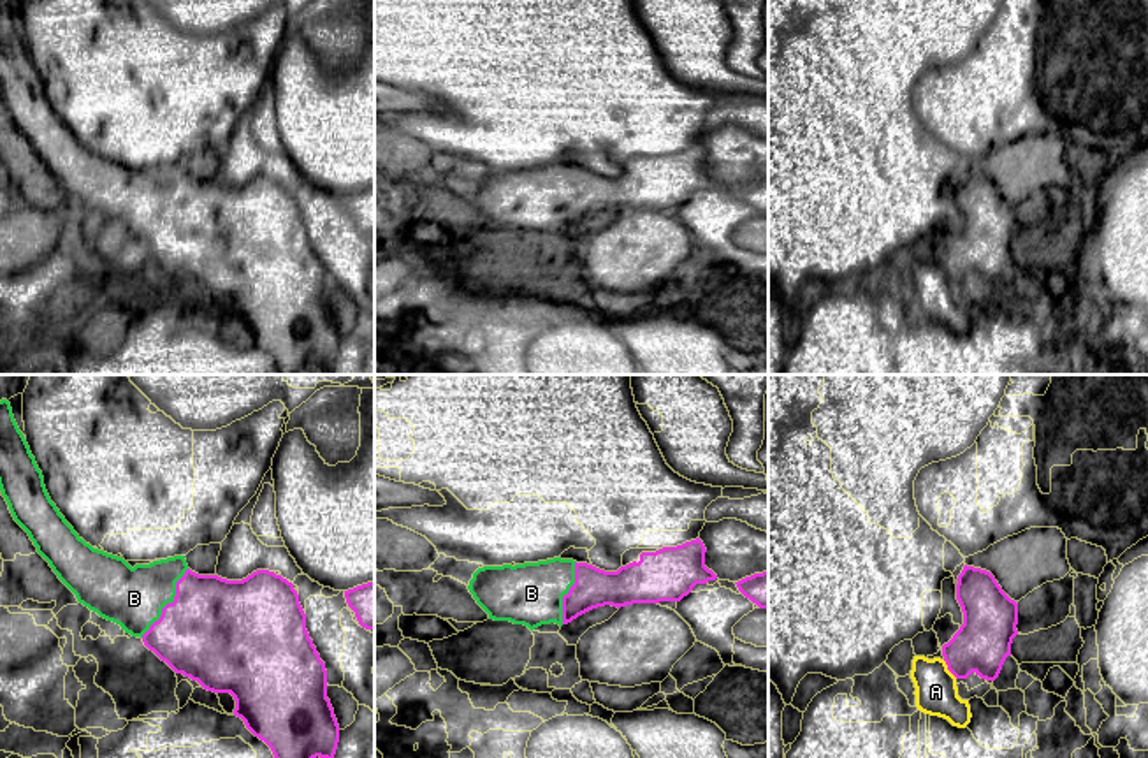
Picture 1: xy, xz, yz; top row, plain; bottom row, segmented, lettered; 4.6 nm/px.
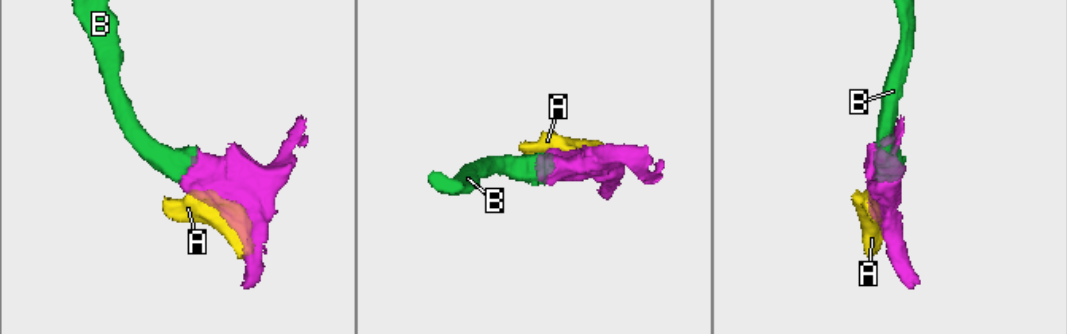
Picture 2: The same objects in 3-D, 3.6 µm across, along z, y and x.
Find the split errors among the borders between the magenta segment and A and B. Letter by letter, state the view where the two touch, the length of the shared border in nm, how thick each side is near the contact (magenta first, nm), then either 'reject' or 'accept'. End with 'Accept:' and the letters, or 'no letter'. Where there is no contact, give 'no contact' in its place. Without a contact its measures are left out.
A: yz | 110 nm | 260/190 nm | reject
B: xy | 380 nm | 480/280 nm | accept
Accept: B

